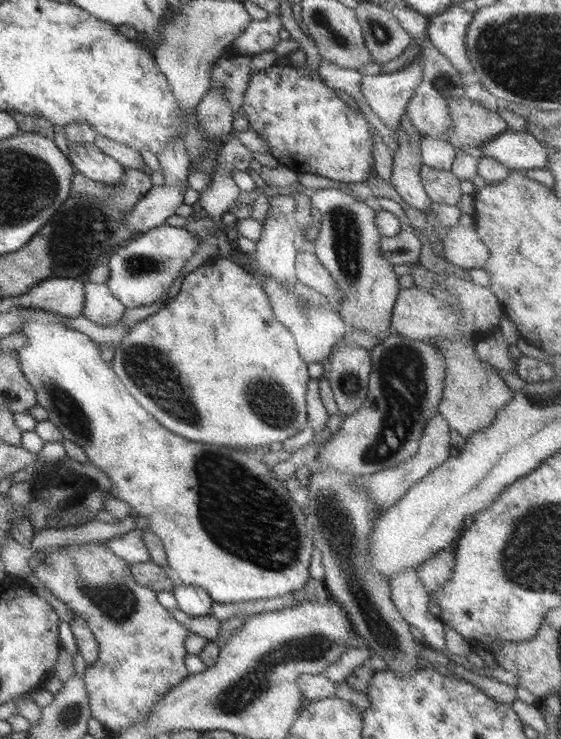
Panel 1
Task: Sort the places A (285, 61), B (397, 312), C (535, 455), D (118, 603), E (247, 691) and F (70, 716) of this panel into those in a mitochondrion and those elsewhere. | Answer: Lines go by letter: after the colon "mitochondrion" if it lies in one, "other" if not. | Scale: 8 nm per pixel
A: other
B: other
C: other
D: mitochondrion
E: mitochondrion
F: mitochondrion

